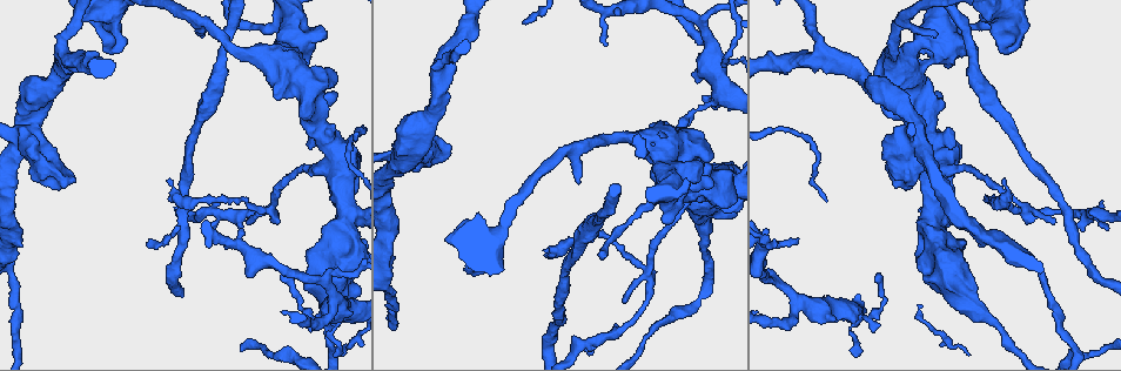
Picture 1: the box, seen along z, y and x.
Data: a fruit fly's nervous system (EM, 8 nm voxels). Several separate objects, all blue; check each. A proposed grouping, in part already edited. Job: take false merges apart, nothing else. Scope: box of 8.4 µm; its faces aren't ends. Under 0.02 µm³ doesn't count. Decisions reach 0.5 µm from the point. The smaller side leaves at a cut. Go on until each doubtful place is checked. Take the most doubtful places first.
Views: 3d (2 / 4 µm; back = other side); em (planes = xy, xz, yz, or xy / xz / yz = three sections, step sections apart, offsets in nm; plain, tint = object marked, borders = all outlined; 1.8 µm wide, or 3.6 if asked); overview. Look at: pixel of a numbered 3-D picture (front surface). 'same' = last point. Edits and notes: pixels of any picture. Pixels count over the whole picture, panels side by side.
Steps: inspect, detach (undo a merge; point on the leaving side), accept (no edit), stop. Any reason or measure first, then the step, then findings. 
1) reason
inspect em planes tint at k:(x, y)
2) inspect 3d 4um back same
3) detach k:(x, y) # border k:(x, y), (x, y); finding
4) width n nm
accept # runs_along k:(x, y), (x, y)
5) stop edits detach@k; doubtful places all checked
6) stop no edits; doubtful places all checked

a fork
inspect 3d 4um back at 1:(271, 202)

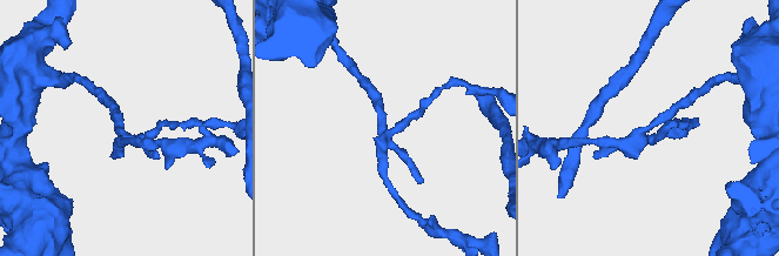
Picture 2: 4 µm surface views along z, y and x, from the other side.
need the tissue
inspect em 3.6um yz step 8 tint at 2:(639, 130)

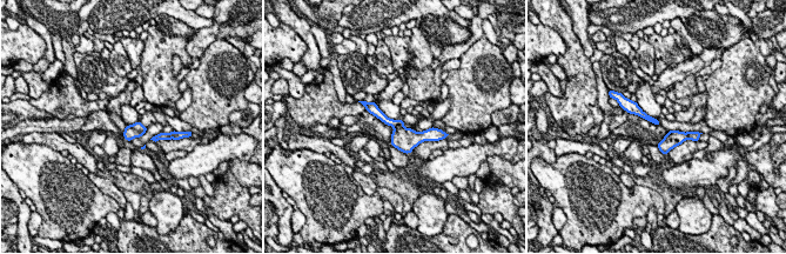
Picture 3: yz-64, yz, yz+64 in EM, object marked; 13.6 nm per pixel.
cut it another way
inspect em 3.6um planes tint same

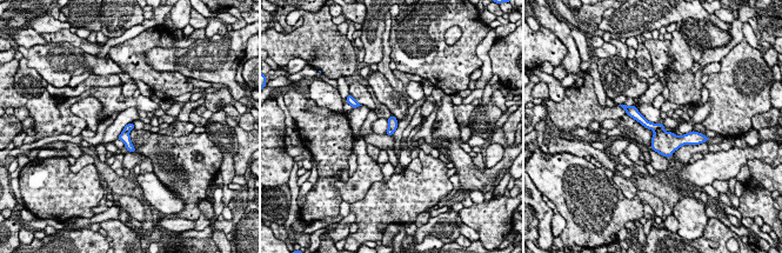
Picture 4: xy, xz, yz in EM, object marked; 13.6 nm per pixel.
detach 4:(664, 142) # border 4:(655, 131), (663, 132); a second neuron is stuck on

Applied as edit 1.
sudden change in width
inspect 3d 4um at 1:(934, 230)

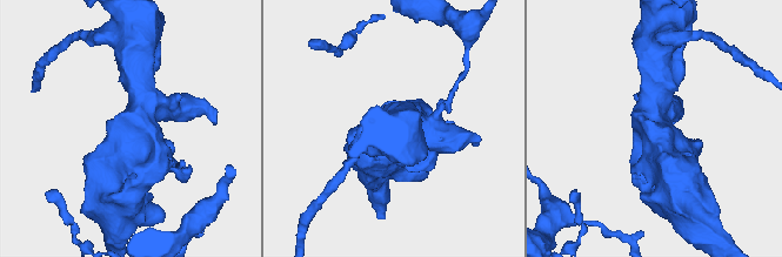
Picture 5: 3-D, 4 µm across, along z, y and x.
inspect em xz step 4 plain at 5:(136, 127)

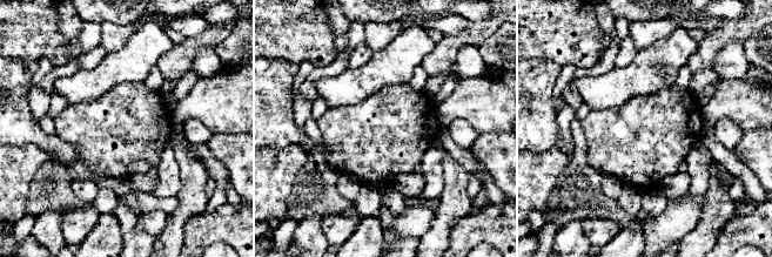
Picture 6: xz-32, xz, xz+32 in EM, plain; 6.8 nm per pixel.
inspect em xz step 4 tint same

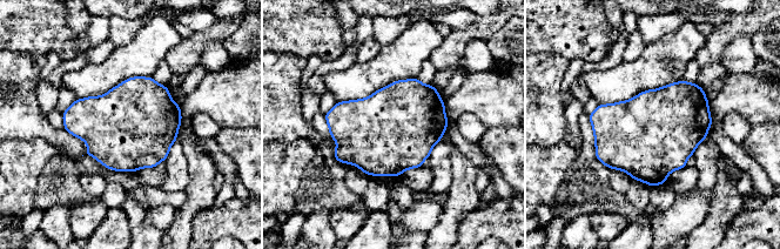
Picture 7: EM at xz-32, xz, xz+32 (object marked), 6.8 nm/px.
accept # continuous, no second neuron

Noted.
inspect 3d 4um at 1:(901, 72)

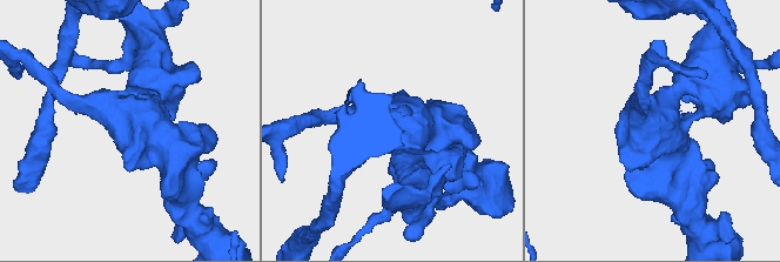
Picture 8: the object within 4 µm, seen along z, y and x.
inspect em 3.6um planes borders at 8:(127, 129)

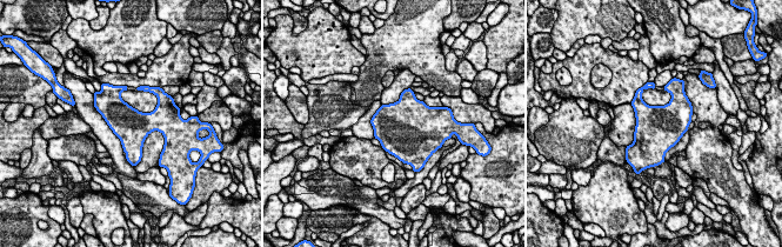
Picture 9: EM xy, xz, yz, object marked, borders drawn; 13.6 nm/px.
width 480 nm
accept # all the same neuron

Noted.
thick turns thin
inspect em 3.6um xy step 16 tint at 1:(397, 168)

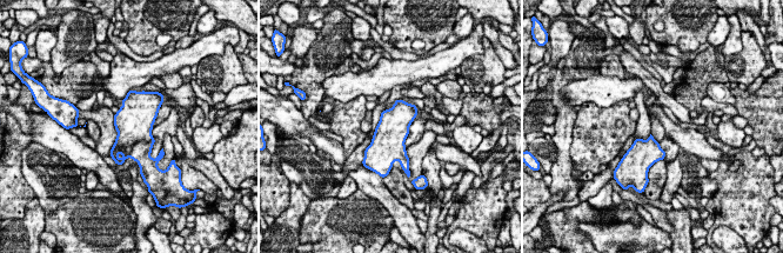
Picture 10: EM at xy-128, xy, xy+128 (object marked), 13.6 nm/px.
detach 10:(140, 152) # two neurons meet here

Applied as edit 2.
inspect overview

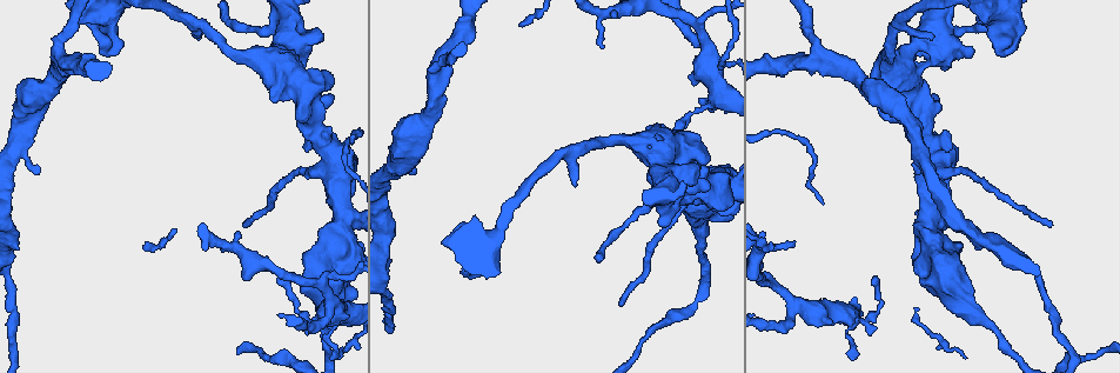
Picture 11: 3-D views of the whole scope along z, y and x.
calibre changes
inspect em 3.6um xz step 16 tint at 11:(482, 264)

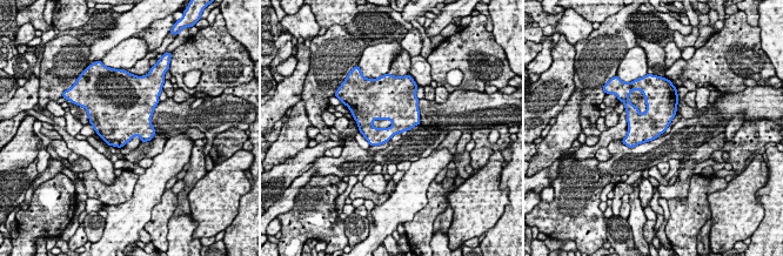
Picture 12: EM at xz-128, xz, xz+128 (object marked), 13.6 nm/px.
cut it another way
inspect em 3.6um planes tint same

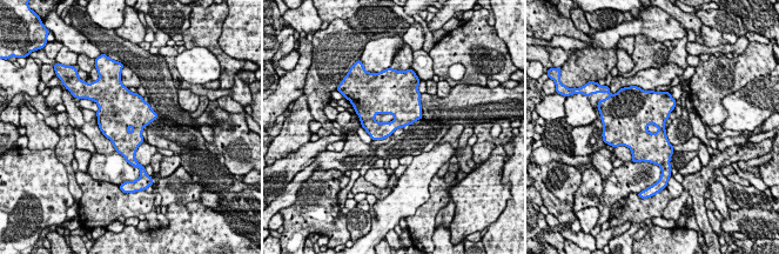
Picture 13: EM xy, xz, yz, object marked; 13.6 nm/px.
width 240 nm
accept # one neuron here

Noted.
stop edits detach@4, detach@10; doubtful places all checked

